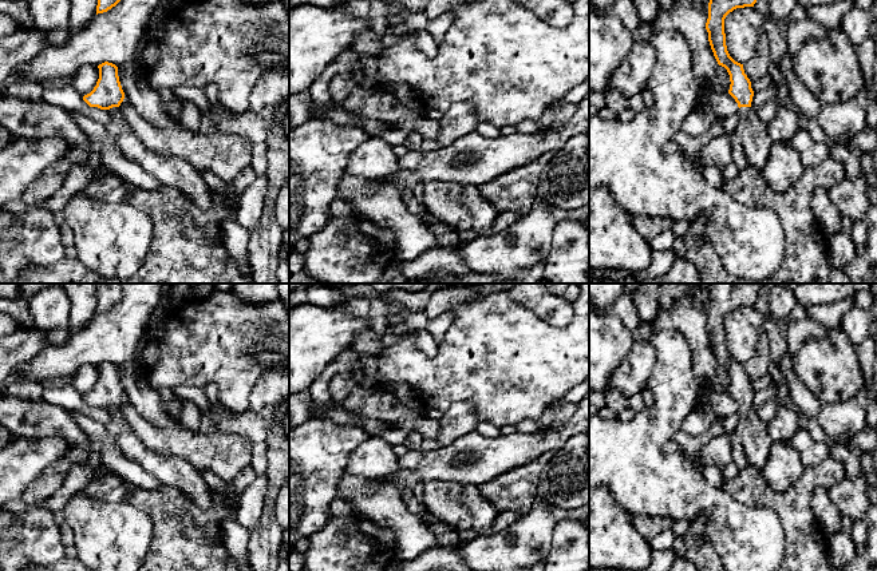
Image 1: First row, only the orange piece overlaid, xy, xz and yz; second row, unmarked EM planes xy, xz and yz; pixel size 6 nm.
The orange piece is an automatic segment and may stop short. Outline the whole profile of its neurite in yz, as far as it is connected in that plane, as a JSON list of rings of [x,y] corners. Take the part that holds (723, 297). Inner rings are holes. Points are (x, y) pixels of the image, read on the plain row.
[[[711,283],[706,329],[714,356],[730,374],[728,393],[738,403],[739,423],[735,432],[740,437],[748,464],[763,469],[773,440],[766,424],[751,405],[754,390],[743,364],[735,361],[726,345],[724,318],[736,308],[754,306],[763,283]]]

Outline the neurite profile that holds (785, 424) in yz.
[[[778,407],[766,428],[773,441],[790,441],[799,431],[798,417],[790,408]]]

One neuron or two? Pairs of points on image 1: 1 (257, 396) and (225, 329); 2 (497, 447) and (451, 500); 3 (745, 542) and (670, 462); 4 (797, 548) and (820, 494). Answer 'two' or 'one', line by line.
1: two
2: two
3: one
4: two

